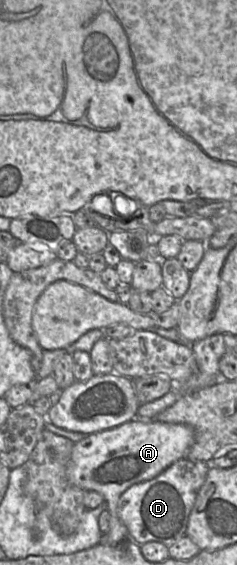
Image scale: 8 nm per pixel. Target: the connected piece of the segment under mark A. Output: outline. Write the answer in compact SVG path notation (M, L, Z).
M138 417L114 428L86 435L74 443L67 466L68 480L82 490L101 493L110 513L109 530L102 534L101 543L114 545L130 540L128 529L118 516L121 495L130 486L155 478L174 462L185 458L193 443L194 431L187 425Z

